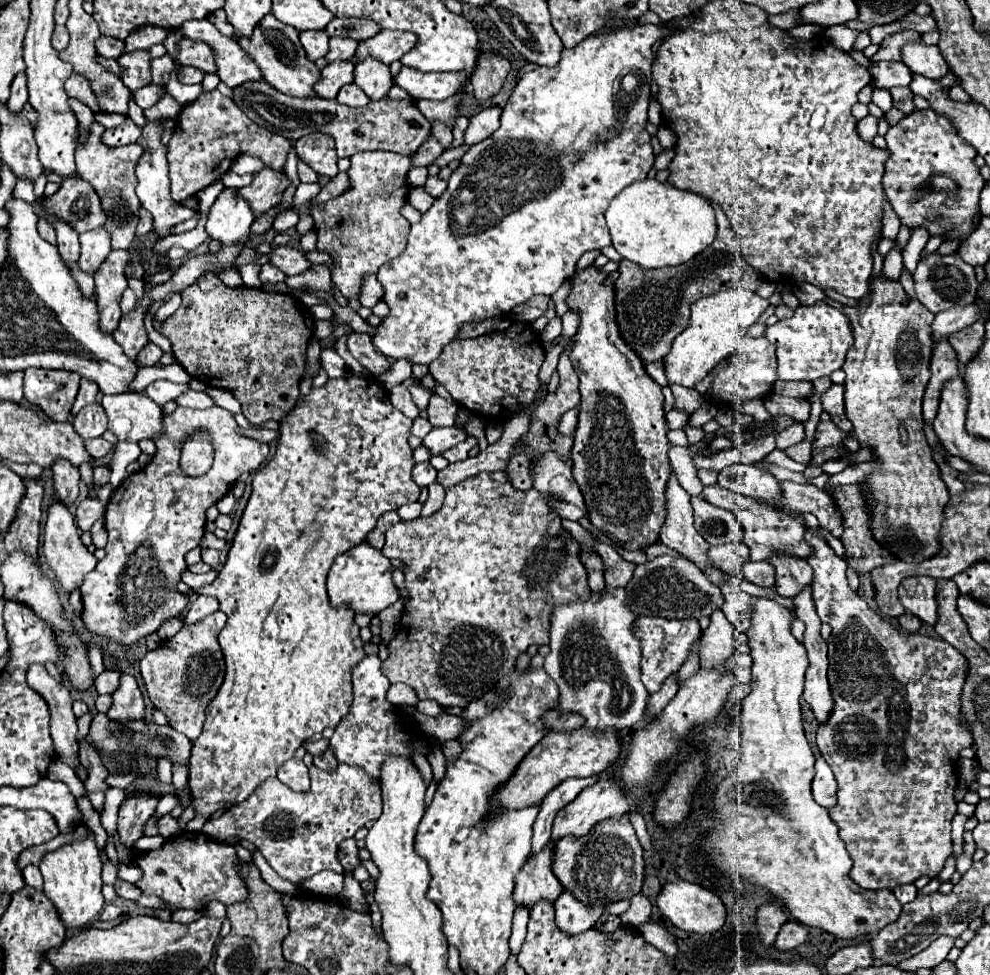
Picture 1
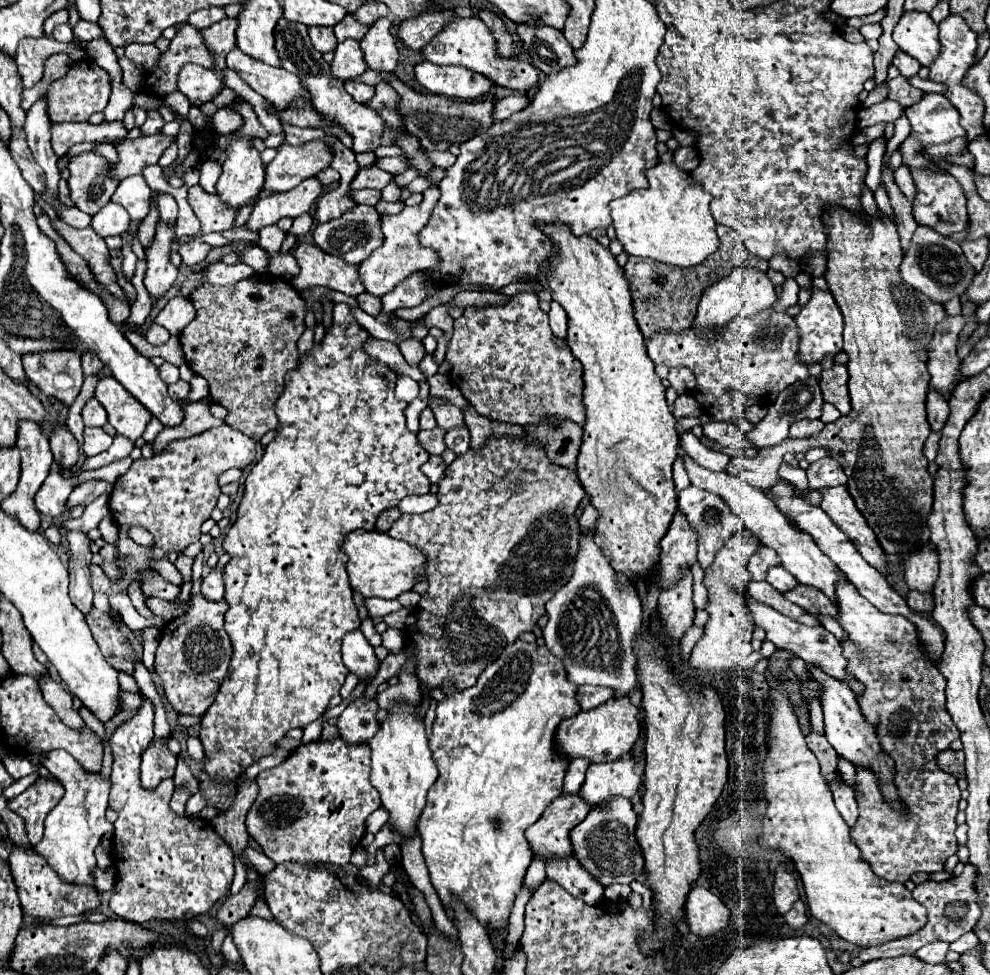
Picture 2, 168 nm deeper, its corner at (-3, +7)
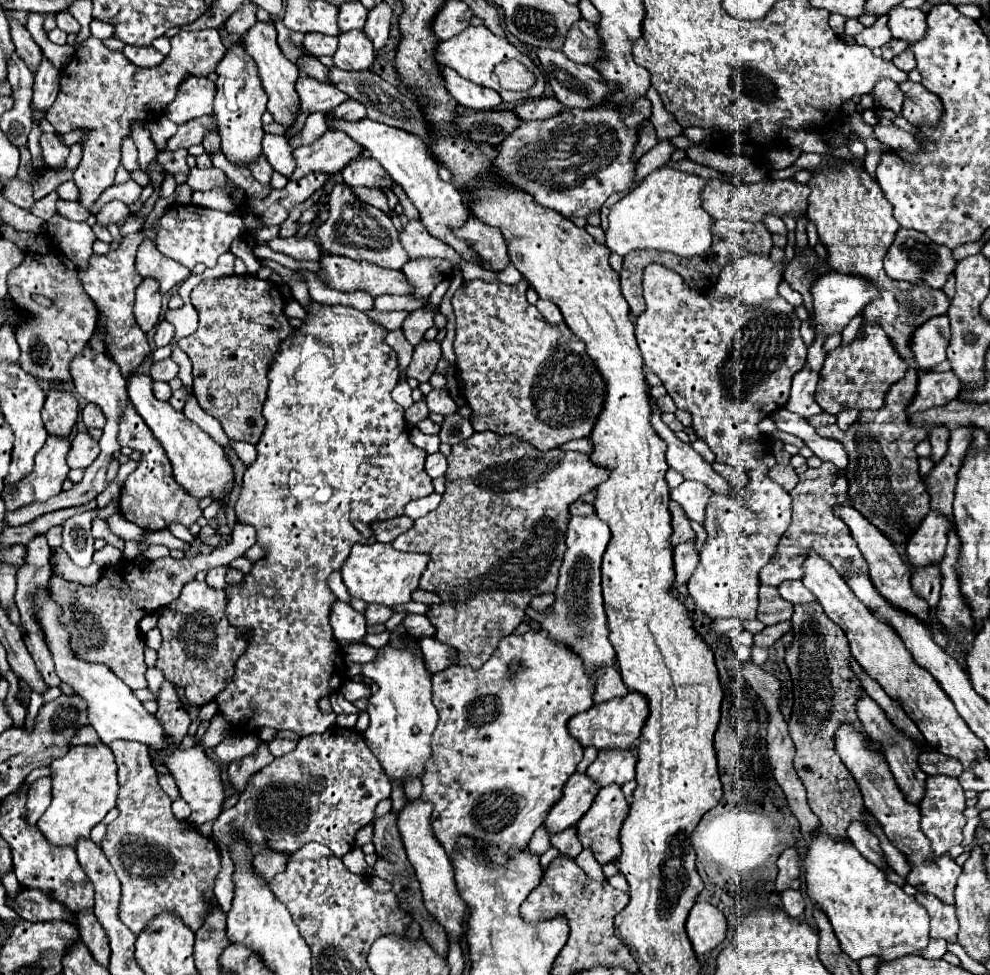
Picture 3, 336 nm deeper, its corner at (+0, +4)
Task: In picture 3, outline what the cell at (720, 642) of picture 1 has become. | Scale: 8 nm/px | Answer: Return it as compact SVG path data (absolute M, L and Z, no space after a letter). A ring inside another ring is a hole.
M684 481L676 489L670 489L670 497L682 505L682 509L692 521L698 521L698 523L704 521L704 509L710 495L712 491L698 481Z

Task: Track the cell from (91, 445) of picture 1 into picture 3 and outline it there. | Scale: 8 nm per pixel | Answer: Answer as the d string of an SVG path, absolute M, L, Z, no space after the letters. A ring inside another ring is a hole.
M80 431L72 437L72 449L68 451L68 465L70 469L86 469L96 457L98 457L100 445L96 439L92 439L88 433Z

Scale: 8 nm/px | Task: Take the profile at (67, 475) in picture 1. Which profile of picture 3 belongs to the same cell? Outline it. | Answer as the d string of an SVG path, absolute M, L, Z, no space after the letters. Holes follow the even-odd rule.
M50 389L42 409L42 419L50 435L68 437L78 417L78 399L72 393Z

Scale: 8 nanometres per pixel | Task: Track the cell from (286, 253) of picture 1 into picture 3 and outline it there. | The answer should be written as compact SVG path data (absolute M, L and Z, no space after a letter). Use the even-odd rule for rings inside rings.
M324 255L320 259L322 271L318 277L332 289L338 291L360 291L366 289L372 297L382 293L410 295L414 287L406 283L402 271L384 269L368 261L352 261L340 255Z

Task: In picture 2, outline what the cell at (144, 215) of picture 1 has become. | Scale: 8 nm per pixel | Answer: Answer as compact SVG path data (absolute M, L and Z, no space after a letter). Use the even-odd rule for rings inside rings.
M129 176L119 182L113 198L113 202L121 204L133 222L141 222L149 214L149 200L151 200L151 188L147 186L145 178L139 176Z

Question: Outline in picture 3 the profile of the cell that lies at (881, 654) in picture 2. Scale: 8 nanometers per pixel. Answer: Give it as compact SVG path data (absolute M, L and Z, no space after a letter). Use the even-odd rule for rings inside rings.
M946 775L928 777L926 797L920 801L920 813L922 813L922 831L932 841L934 855L940 857L954 845L962 843L962 827L966 825L964 809L966 809L964 789L956 777L946 777Z

